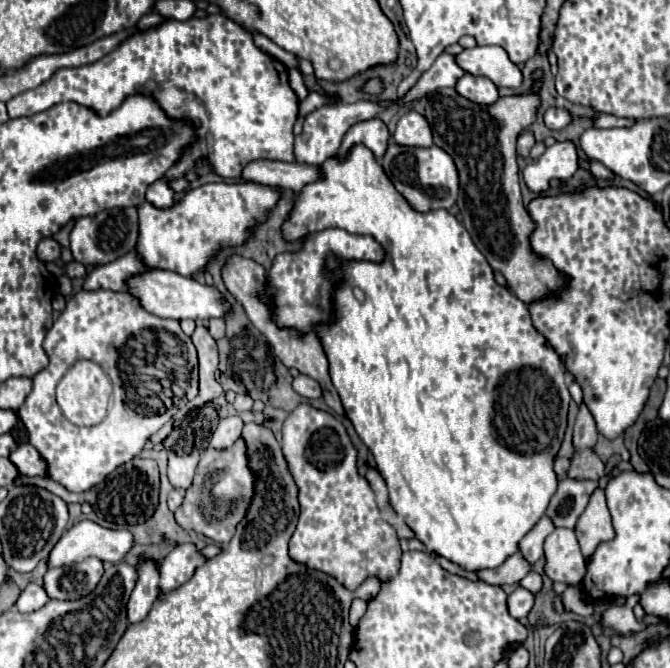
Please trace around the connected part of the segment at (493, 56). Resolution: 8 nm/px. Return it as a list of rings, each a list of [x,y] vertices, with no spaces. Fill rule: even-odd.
[[[474,47],[456,55],[456,63],[472,75],[488,77],[496,87],[518,87],[522,83],[520,69],[508,61],[500,47]]]

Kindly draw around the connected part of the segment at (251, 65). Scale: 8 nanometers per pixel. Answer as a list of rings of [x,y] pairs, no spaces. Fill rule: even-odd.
[[[222,13],[208,15],[202,19],[190,17],[186,21],[164,19],[156,27],[150,27],[146,31],[136,31],[102,59],[90,65],[82,65],[82,67],[58,69],[48,81],[44,81],[44,85],[38,85],[36,89],[20,93],[20,97],[12,97],[12,101],[8,101],[6,107],[8,107],[8,115],[14,119],[22,115],[36,115],[62,101],[74,101],[74,103],[94,109],[98,115],[104,117],[112,109],[116,109],[124,101],[124,97],[132,93],[152,95],[170,117],[174,119],[182,117],[194,123],[196,135],[198,135],[198,141],[166,173],[166,177],[148,187],[146,199],[156,207],[168,207],[174,201],[174,191],[168,187],[166,179],[182,177],[186,171],[194,169],[194,163],[200,159],[208,161],[214,167],[214,173],[218,173],[220,177],[230,177],[230,179],[238,179],[242,167],[256,159],[294,161],[292,127],[298,117],[298,97],[288,83],[288,69],[278,59],[260,51],[254,45],[252,33],[248,33],[246,29],[240,29],[240,25],[228,21],[228,17],[224,17]]]

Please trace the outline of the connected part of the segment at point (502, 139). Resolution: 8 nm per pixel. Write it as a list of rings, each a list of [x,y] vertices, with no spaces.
[[[536,69],[532,79],[534,85],[530,93],[500,97],[488,107],[480,107],[478,103],[460,97],[456,89],[440,89],[426,97],[424,115],[432,127],[434,145],[444,149],[456,163],[460,175],[458,207],[464,217],[464,227],[490,267],[506,277],[508,289],[524,303],[536,301],[544,297],[544,293],[552,293],[552,289],[560,289],[560,273],[528,249],[532,219],[524,209],[518,185],[516,139],[536,121],[540,109],[538,89],[542,85],[542,69]]]

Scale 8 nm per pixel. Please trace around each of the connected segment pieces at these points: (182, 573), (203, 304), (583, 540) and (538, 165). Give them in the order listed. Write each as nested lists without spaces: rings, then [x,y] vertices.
[[[194,543],[176,545],[168,557],[160,563],[160,589],[168,593],[188,583],[198,567],[206,563],[206,557]]]
[[[144,271],[136,273],[126,279],[126,291],[138,299],[138,303],[152,315],[170,317],[170,319],[210,319],[210,317],[224,317],[228,313],[228,305],[222,295],[210,287],[200,285],[192,277],[182,277],[174,271]]]
[[[596,487],[594,493],[590,495],[590,501],[588,501],[584,513],[578,517],[574,531],[576,531],[576,539],[580,543],[584,557],[590,557],[592,549],[596,549],[596,545],[600,541],[608,541],[614,537],[602,487]]]
[[[556,141],[540,159],[526,165],[524,181],[534,193],[544,193],[550,179],[568,179],[578,169],[578,149],[572,141]]]

